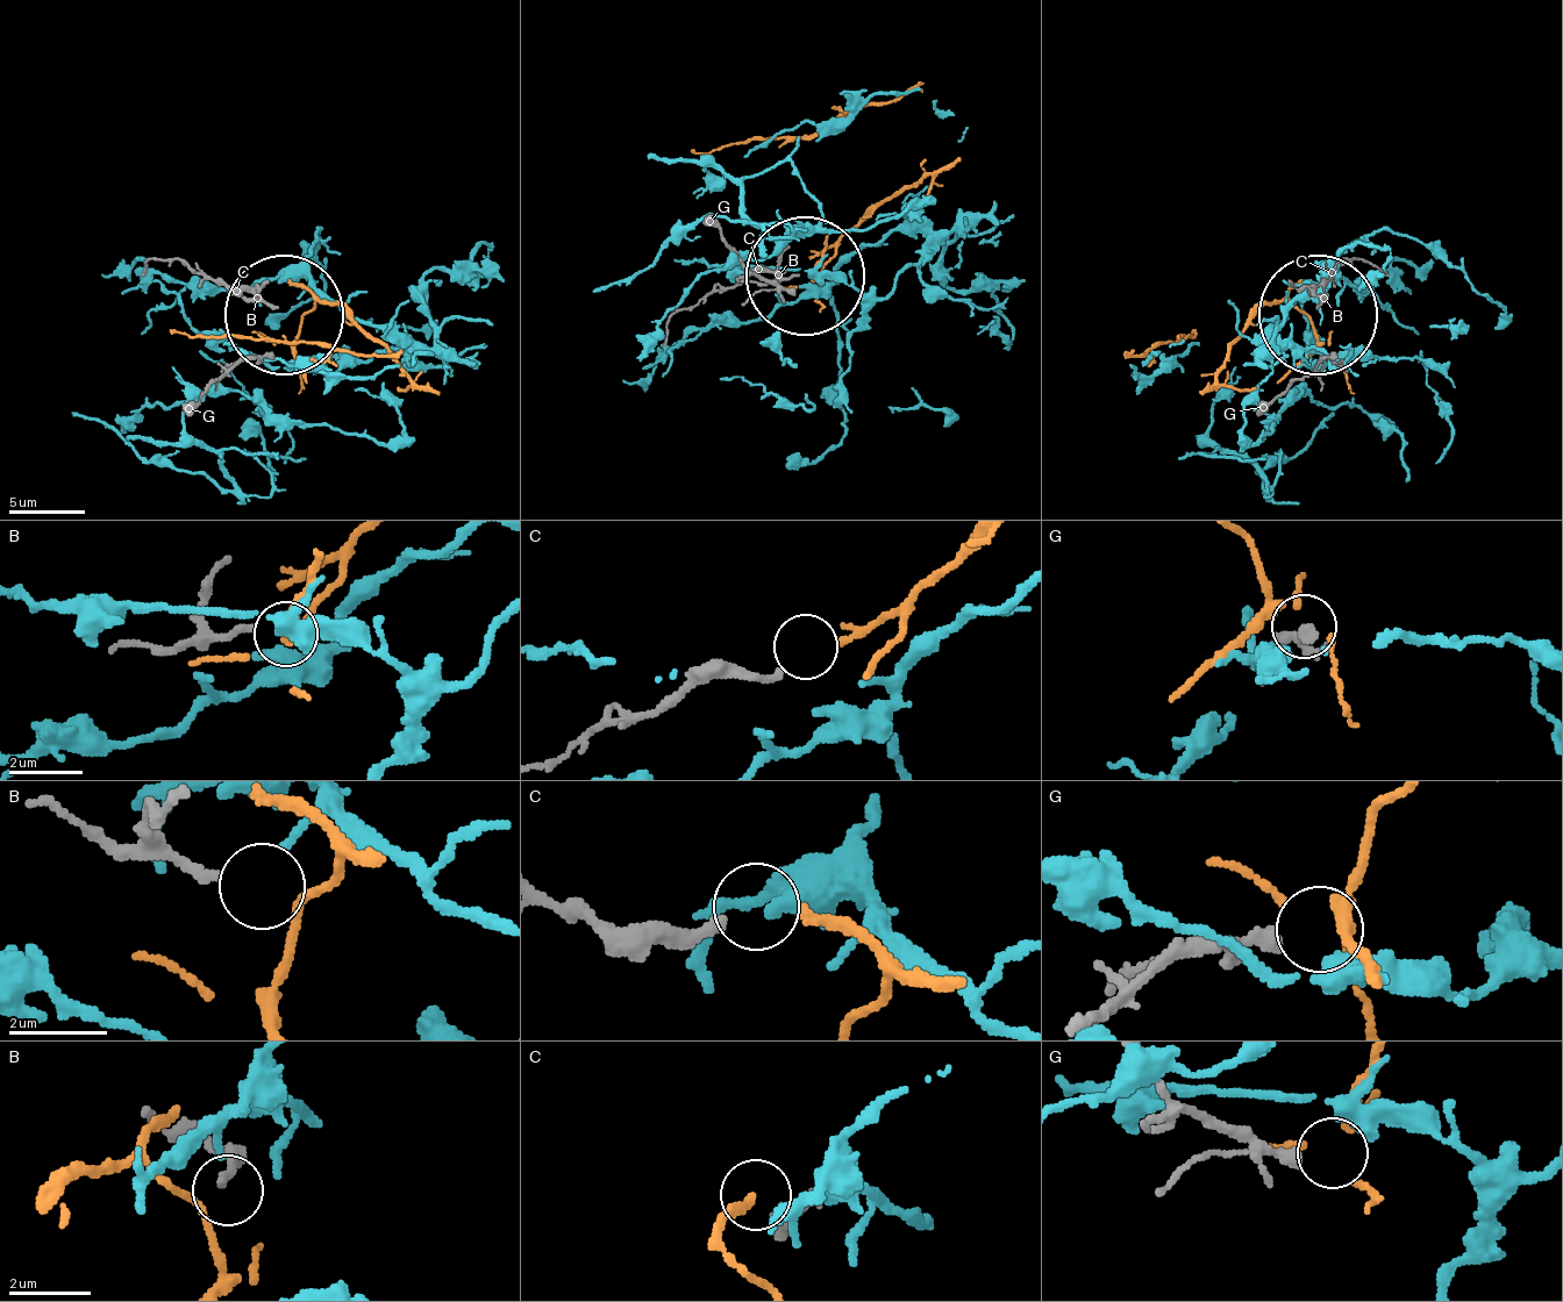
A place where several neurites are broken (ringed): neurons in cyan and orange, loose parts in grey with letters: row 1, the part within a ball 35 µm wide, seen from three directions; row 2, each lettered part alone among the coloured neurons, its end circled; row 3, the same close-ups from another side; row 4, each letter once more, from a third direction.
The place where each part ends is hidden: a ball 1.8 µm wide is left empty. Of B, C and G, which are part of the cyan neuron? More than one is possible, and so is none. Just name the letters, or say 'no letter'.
B

